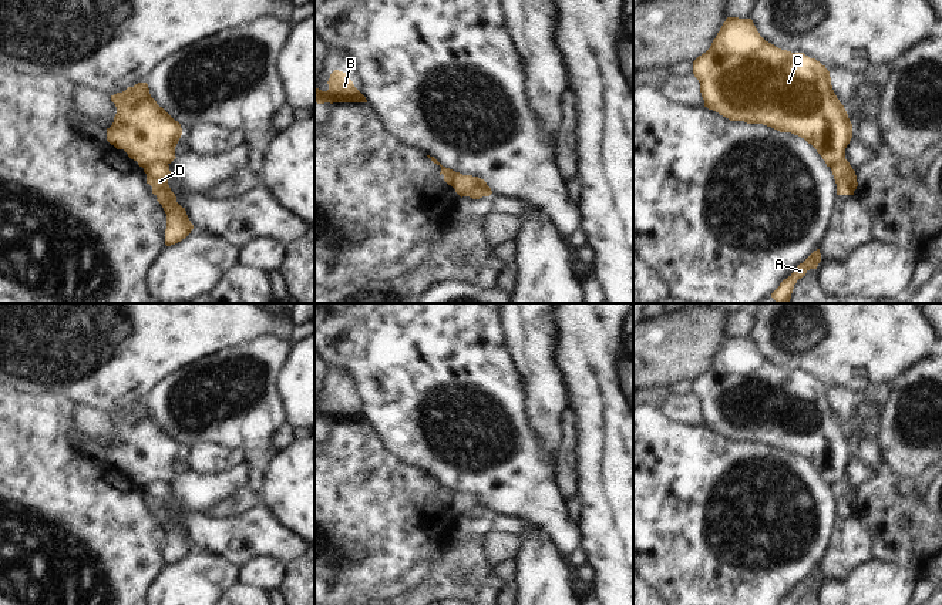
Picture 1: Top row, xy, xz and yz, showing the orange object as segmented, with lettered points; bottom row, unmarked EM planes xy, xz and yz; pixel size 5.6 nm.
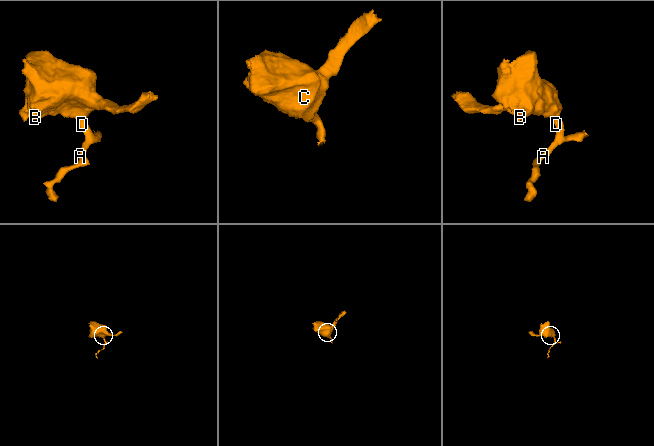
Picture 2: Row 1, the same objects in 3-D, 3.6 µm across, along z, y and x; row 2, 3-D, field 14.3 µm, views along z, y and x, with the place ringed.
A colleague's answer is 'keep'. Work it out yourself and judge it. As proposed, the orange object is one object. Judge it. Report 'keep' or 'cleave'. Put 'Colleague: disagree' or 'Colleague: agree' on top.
Colleague: disagree
cleave

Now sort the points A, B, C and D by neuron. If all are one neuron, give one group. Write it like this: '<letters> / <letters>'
A D / B C

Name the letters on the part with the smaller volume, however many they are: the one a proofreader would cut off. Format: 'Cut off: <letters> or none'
Cut off: A, D.

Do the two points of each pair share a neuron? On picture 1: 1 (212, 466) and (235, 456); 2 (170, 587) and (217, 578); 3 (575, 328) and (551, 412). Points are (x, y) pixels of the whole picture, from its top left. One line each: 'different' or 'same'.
1: same
2: same
3: different

